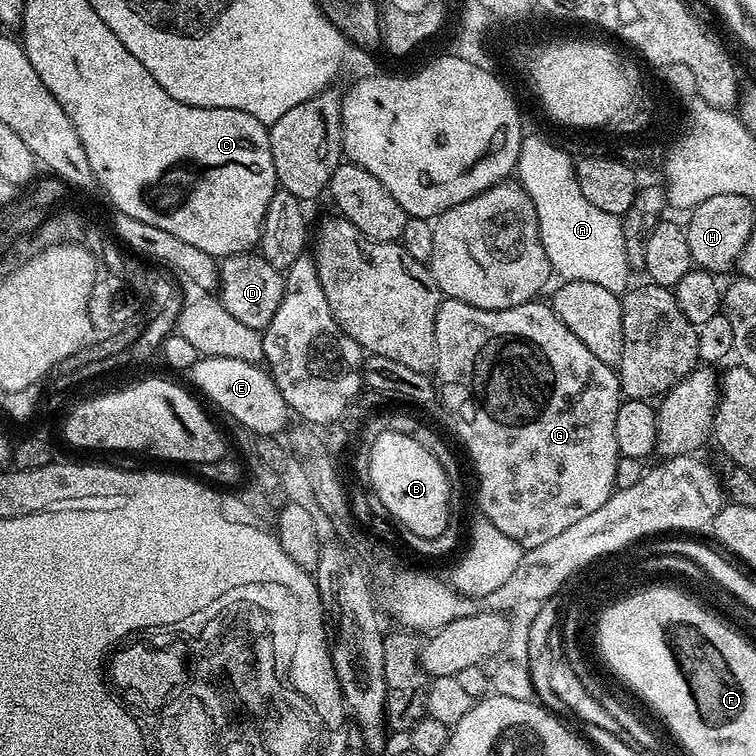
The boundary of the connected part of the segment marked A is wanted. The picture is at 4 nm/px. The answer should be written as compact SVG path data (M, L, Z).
M525 135L520 141L515 179L530 194L530 202L534 202L534 210L538 214L538 230L542 238L542 246L546 250L546 258L550 262L553 273L561 281L577 280L578 282L598 282L598 286L606 286L606 290L620 294L629 287L628 272L630 265L624 241L624 225L621 217L606 214L606 210L598 210L582 194L582 186L578 186L576 166L573 157L568 157L564 148L559 148L552 140L544 136Z

